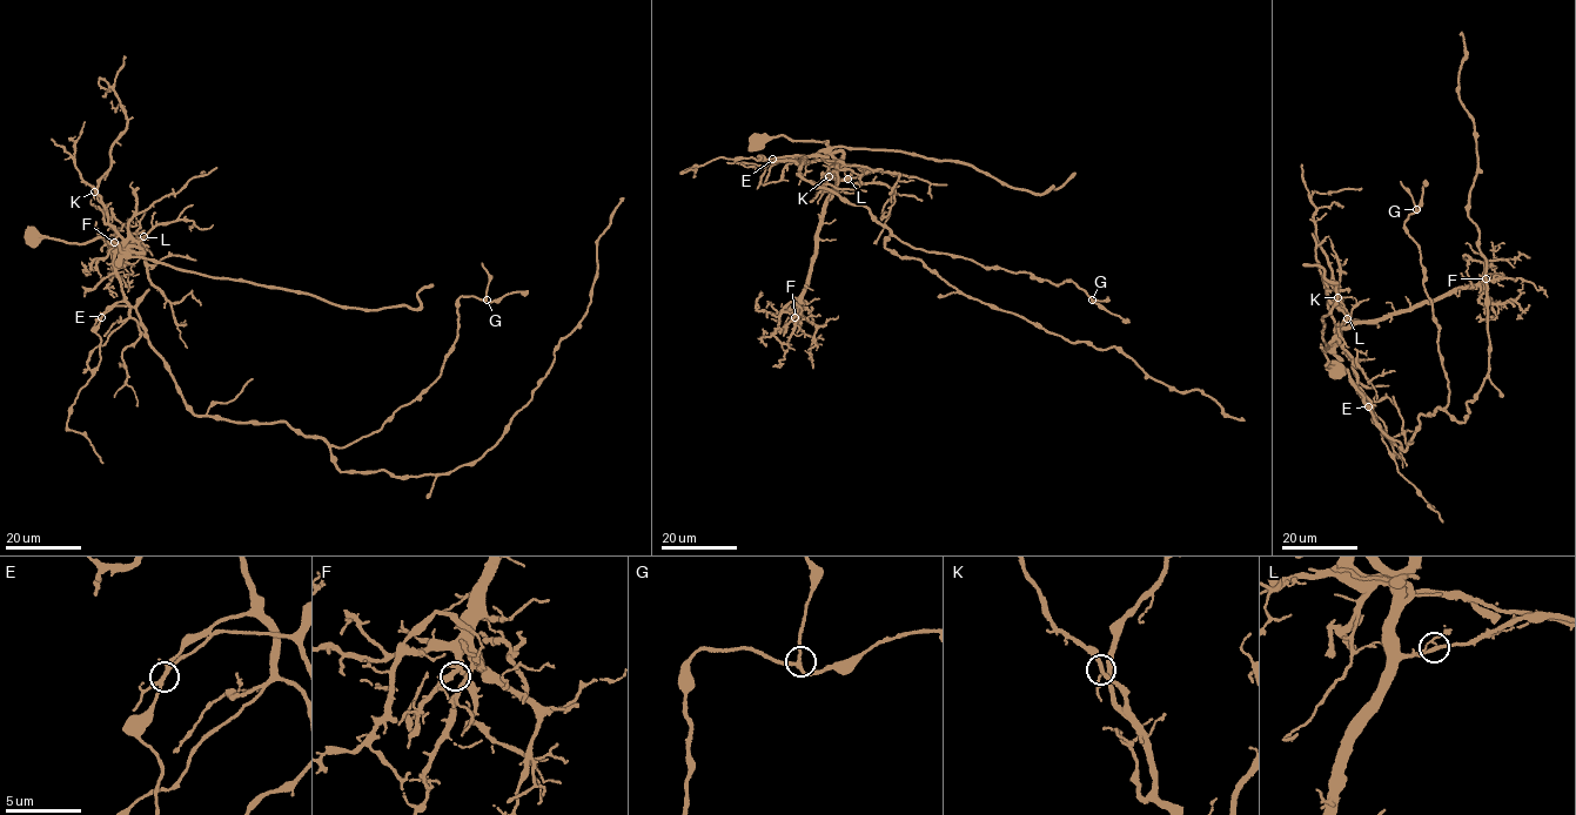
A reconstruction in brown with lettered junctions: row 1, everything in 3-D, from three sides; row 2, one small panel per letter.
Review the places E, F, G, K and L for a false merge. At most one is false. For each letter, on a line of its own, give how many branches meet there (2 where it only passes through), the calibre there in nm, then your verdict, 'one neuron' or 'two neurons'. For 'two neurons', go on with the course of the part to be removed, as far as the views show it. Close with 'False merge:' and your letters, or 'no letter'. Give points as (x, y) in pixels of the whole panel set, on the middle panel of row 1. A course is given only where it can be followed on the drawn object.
E: branches 5; calibre 220 nm; two neurons; course (772, 157), (804, 155), (797, 174), (965, 294), (1245, 421)
F: branches 5; calibre 300 nm; one neuron
G: branches 3; calibre 220 nm; one neuron
K: branches 4; calibre 200 nm; one neuron
L: branches 4; calibre 200 nm; one neuron
False merge: E

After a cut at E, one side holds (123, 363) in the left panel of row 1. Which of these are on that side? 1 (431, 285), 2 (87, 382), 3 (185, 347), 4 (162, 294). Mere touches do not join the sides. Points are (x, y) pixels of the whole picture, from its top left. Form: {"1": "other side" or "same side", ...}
{"1": "same side", "2": "other side", "3": "same side", "4": "same side"}

